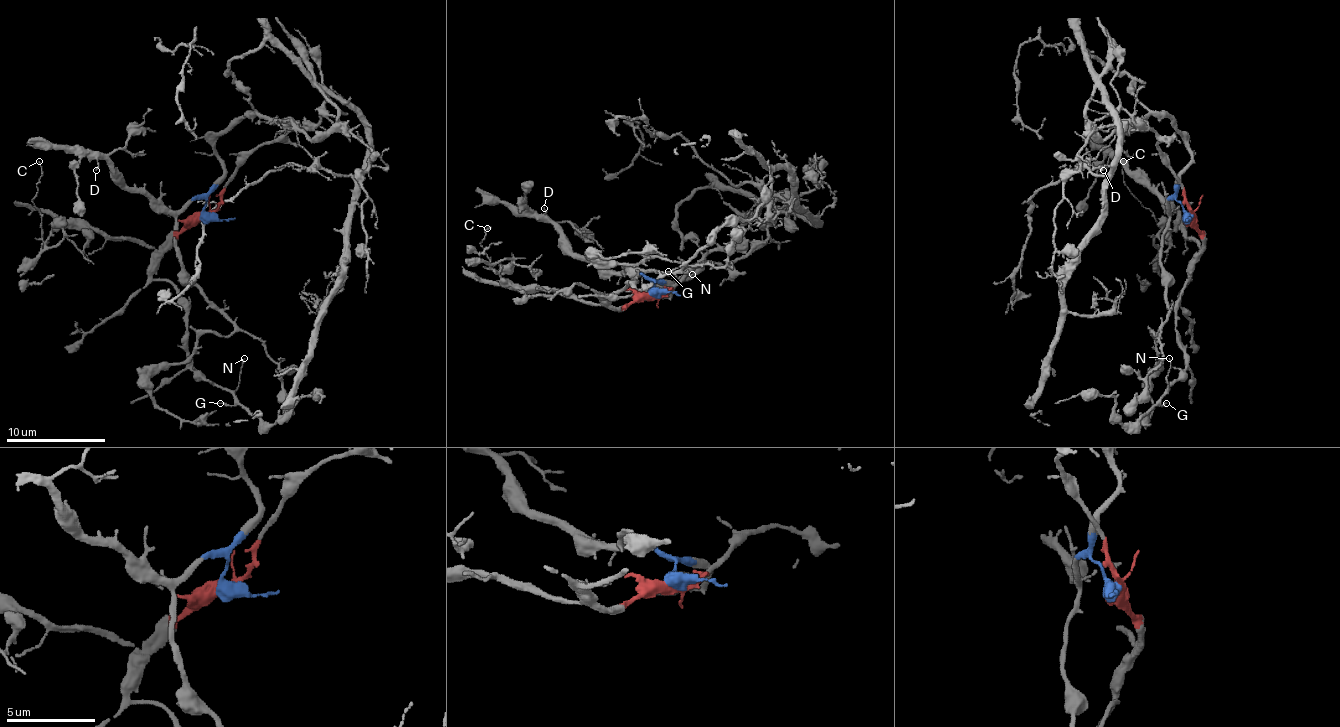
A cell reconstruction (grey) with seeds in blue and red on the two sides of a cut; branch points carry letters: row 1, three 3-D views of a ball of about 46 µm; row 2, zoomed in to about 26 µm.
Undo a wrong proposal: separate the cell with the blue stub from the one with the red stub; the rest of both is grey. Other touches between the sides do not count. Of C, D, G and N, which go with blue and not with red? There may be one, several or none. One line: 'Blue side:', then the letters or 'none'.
Blue side: D

